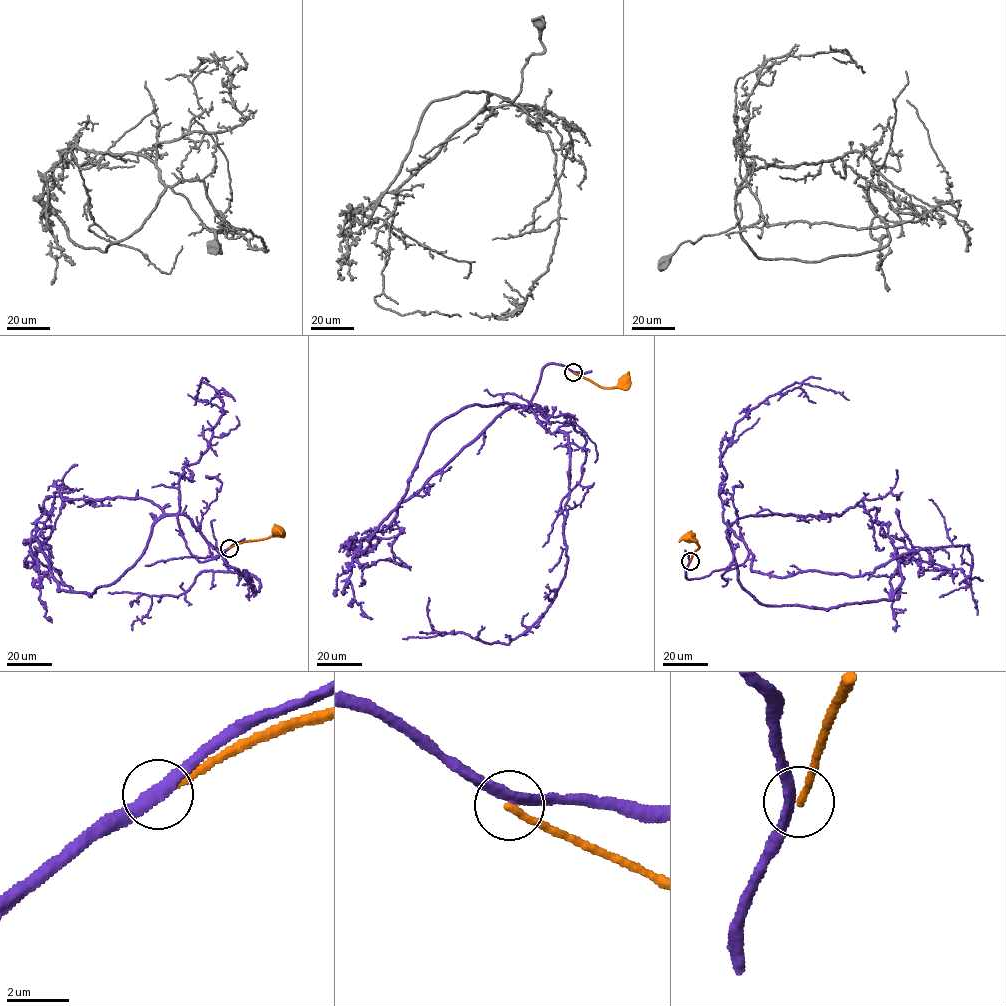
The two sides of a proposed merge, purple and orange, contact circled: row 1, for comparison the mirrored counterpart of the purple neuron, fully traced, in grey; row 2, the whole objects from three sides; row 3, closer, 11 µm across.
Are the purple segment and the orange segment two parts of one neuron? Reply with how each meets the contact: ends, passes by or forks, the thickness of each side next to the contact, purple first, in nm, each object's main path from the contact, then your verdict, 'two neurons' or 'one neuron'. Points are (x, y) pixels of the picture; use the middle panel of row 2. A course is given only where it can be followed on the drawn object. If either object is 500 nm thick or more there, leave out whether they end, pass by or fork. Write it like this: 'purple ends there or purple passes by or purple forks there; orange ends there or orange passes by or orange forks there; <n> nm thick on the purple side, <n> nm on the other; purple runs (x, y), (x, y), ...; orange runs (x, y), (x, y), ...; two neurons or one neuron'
purple passes by; orange ends there; 380 nm thick on the purple side, 260 nm on the other; purple runs (573, 372), (547, 364), (524, 406), (568, 438), (566, 572), (552, 602), (504, 644), (439, 634), (428, 597); orange runs (573, 372), (603, 387), (614, 387), (623, 379), (625, 381); two neurons

